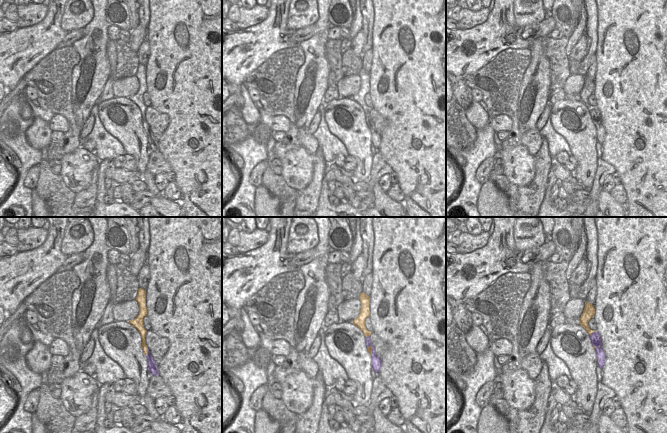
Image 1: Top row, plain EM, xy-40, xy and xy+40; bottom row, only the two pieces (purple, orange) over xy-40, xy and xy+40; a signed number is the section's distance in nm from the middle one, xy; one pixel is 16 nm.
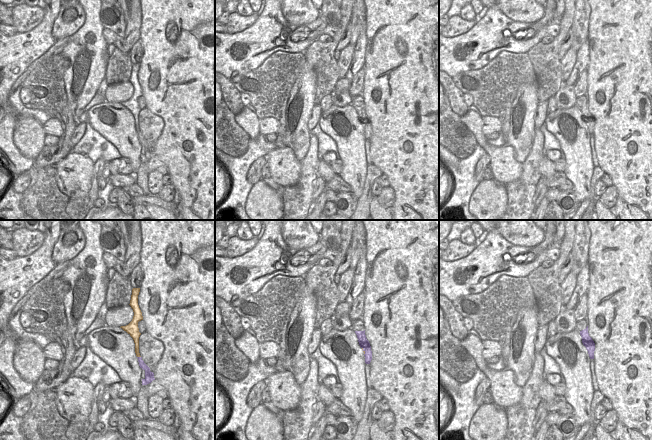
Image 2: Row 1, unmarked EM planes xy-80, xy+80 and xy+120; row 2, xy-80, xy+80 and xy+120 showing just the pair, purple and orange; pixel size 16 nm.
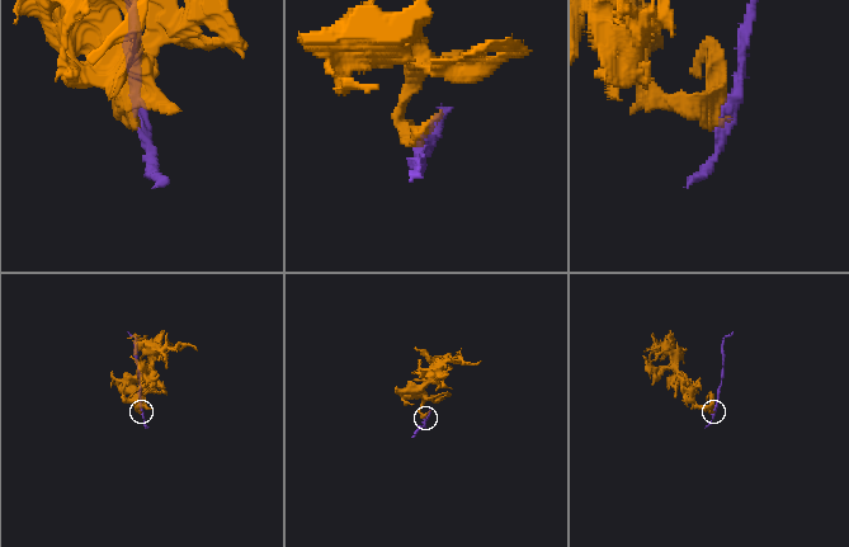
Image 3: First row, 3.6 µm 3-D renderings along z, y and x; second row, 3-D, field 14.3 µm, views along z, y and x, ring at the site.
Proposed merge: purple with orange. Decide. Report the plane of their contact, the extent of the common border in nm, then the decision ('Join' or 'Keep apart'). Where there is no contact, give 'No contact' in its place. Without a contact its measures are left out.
Touches purple in xy-40. Shared border 130 nm. Keep apart.

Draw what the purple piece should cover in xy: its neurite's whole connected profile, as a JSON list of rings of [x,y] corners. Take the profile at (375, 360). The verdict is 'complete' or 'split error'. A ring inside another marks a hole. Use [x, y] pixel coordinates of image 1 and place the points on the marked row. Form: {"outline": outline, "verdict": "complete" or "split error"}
{"outline": [[[370,336],[365,337],[365,343],[366,343],[366,347],[370,346],[372,348],[371,364],[373,370],[378,374],[381,367],[381,359],[377,356],[375,352],[375,349],[370,341]]], "verdict": "complete"}

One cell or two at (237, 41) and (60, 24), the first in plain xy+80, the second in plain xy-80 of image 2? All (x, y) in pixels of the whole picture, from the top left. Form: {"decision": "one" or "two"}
{"decision": "two"}

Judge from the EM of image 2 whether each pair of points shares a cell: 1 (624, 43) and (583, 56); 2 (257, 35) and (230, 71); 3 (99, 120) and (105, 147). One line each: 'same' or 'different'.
1: different
2: same
3: different

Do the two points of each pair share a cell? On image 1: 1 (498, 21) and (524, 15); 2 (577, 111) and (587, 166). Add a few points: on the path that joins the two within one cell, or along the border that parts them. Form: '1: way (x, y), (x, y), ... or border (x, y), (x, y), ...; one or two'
1: border (512, 10), (515, 22), (523, 27); two
2: way (585, 119), (585, 150); one

